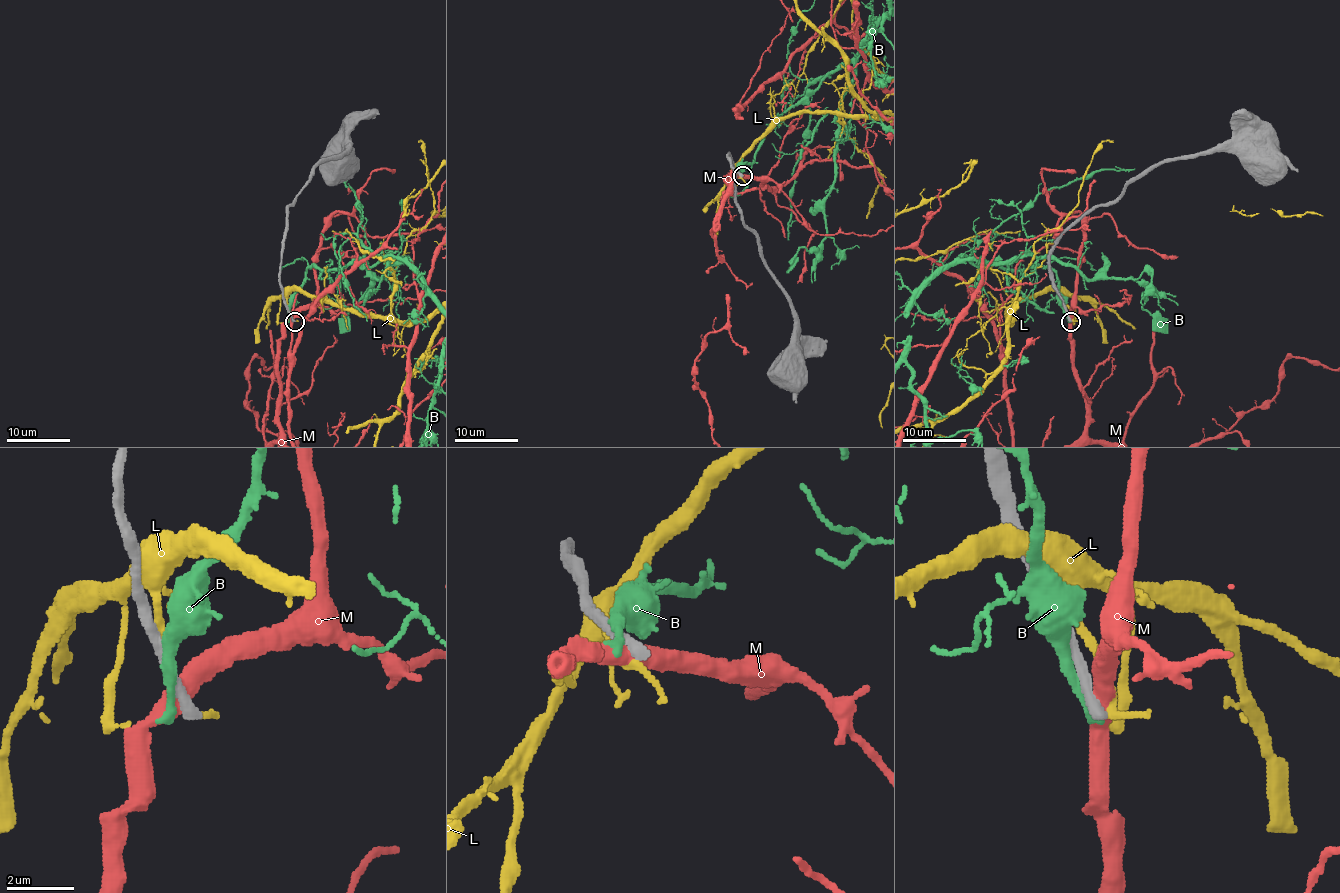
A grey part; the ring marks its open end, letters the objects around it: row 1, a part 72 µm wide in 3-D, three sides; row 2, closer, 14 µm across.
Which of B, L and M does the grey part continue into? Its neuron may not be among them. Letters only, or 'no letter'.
no letter

